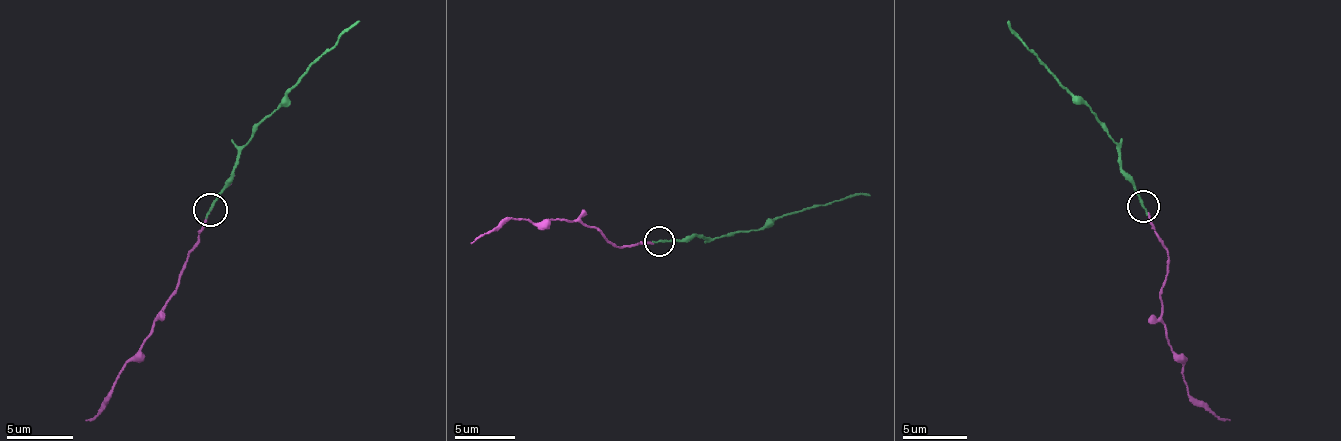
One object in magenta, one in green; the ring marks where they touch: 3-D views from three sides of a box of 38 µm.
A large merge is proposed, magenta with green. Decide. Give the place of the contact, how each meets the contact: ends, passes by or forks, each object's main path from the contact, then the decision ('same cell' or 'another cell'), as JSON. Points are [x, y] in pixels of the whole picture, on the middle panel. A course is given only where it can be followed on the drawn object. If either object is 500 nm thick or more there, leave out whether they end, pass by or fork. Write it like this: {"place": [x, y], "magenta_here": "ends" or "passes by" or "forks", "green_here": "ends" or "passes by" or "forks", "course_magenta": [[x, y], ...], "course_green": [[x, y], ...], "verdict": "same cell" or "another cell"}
{"place": [659, 241], "magenta_here": "ends", "green_here": "ends", "course_magenta": [[660, 240], [621, 248], [594, 227], [555, 218], [510, 217], [470, 242]], "course_green": [[660, 240], [731, 236], [813, 207], [871, 195]], "verdict": "same cell"}

